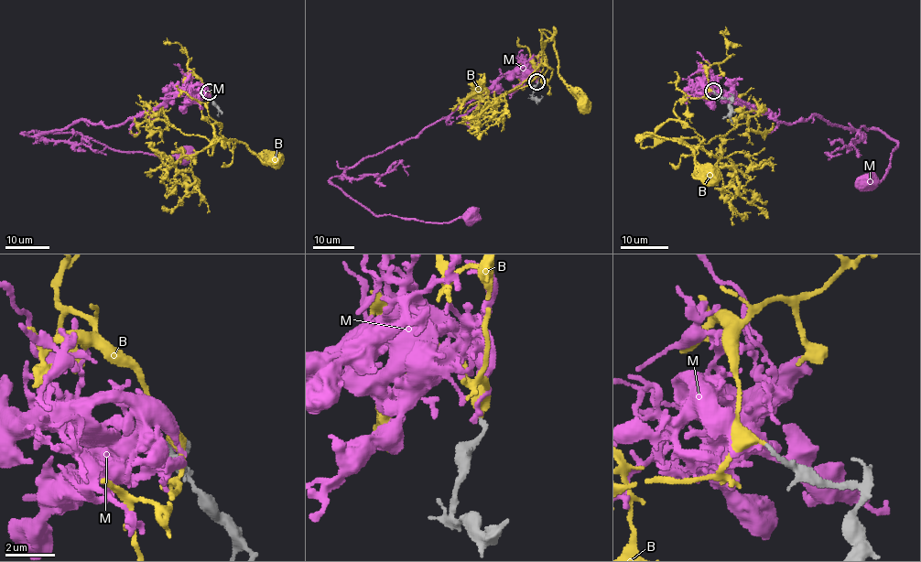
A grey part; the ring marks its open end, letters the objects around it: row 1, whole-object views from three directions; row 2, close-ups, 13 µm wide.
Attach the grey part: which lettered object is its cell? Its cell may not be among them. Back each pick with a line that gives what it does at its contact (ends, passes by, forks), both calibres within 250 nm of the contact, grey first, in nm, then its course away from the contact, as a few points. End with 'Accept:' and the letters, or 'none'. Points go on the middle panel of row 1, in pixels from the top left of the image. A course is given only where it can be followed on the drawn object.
B: it ends; calibres 160 and 420 nm; course (537, 81), (538, 54), (540, 51), (545, 58), (543, 48), (552, 39), (558, 73), (584, 104)
Accept: B

